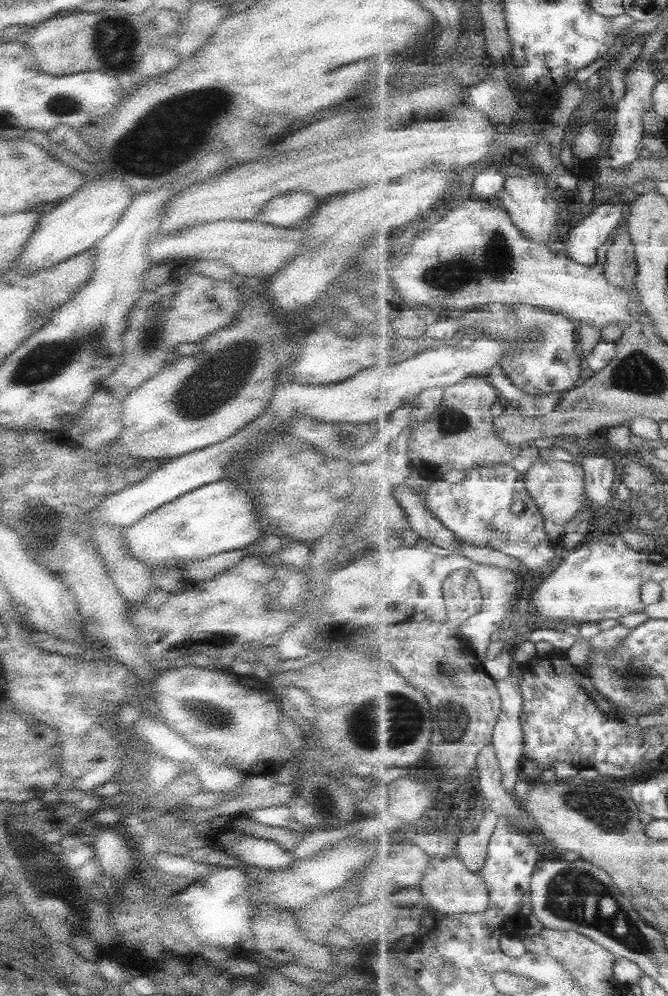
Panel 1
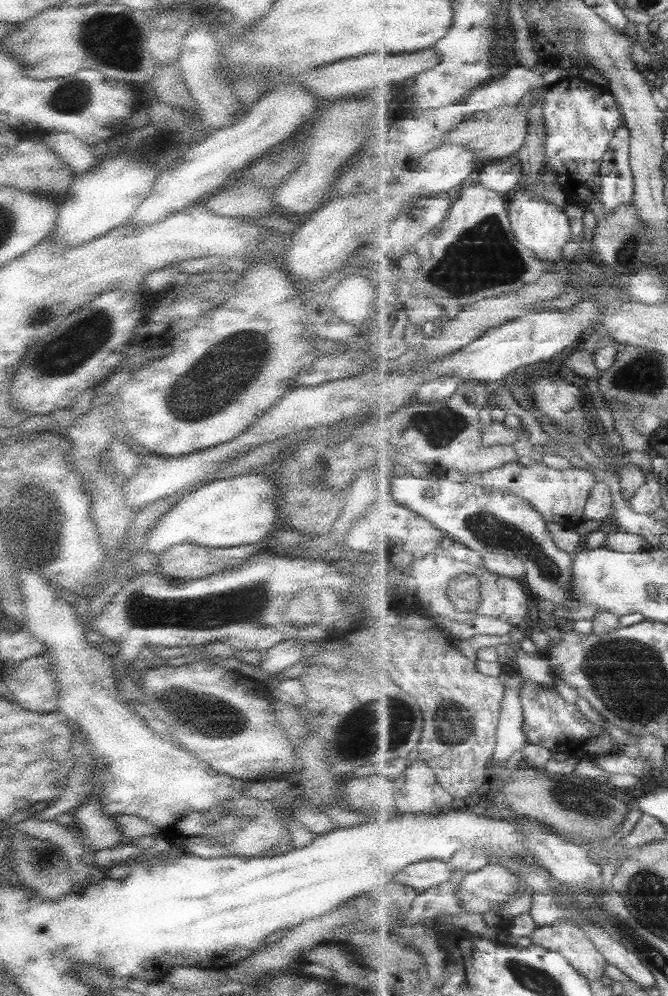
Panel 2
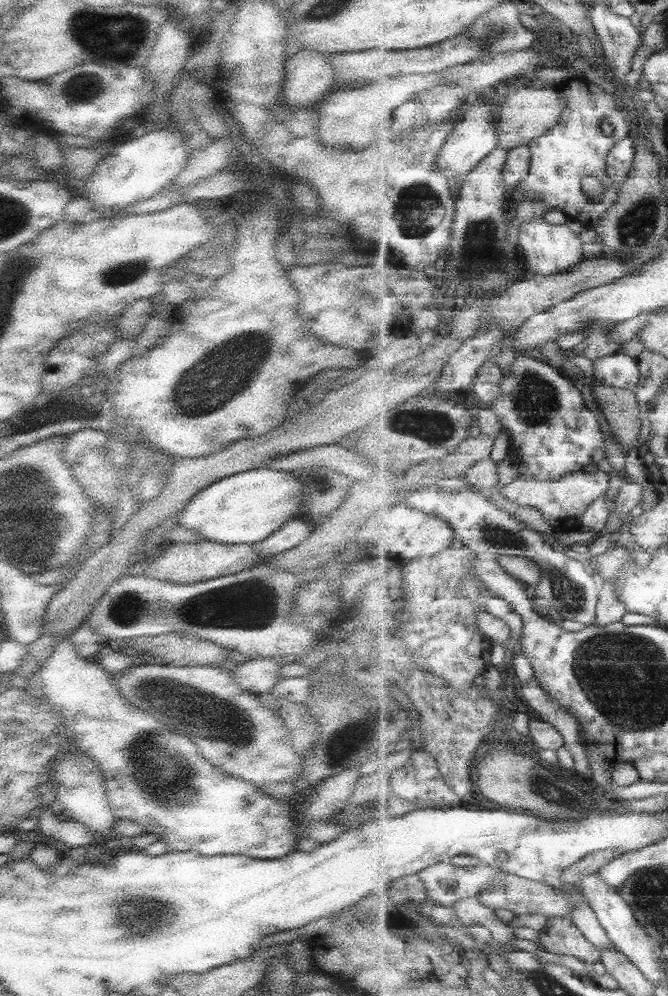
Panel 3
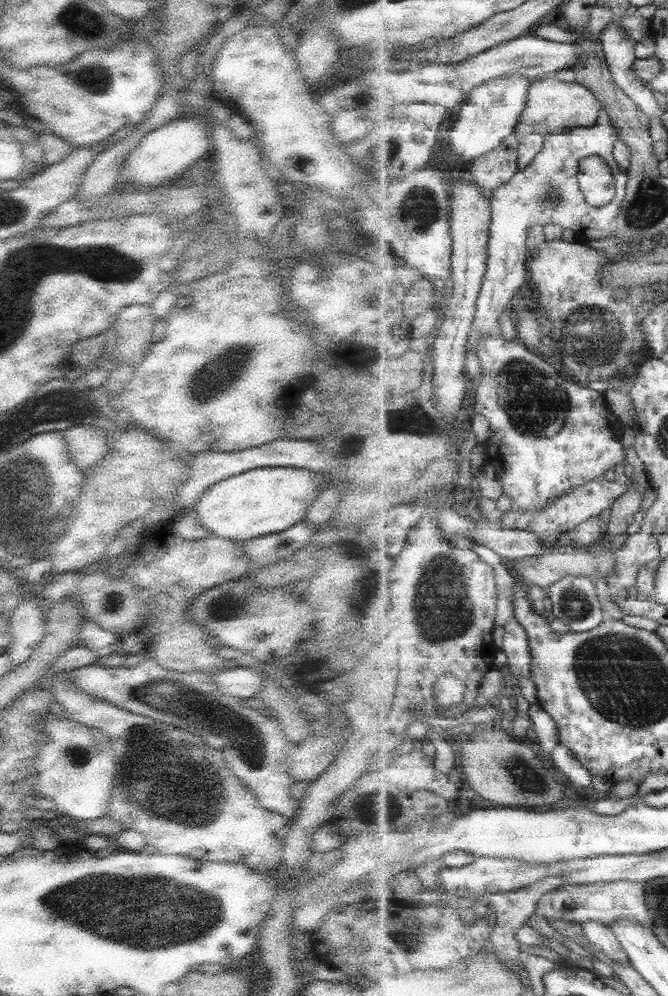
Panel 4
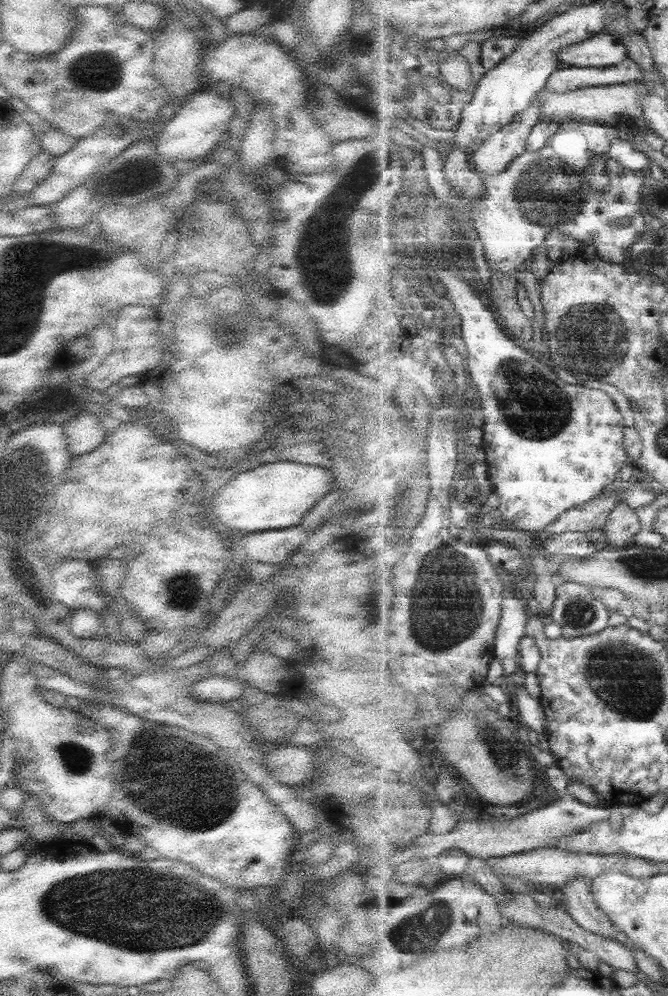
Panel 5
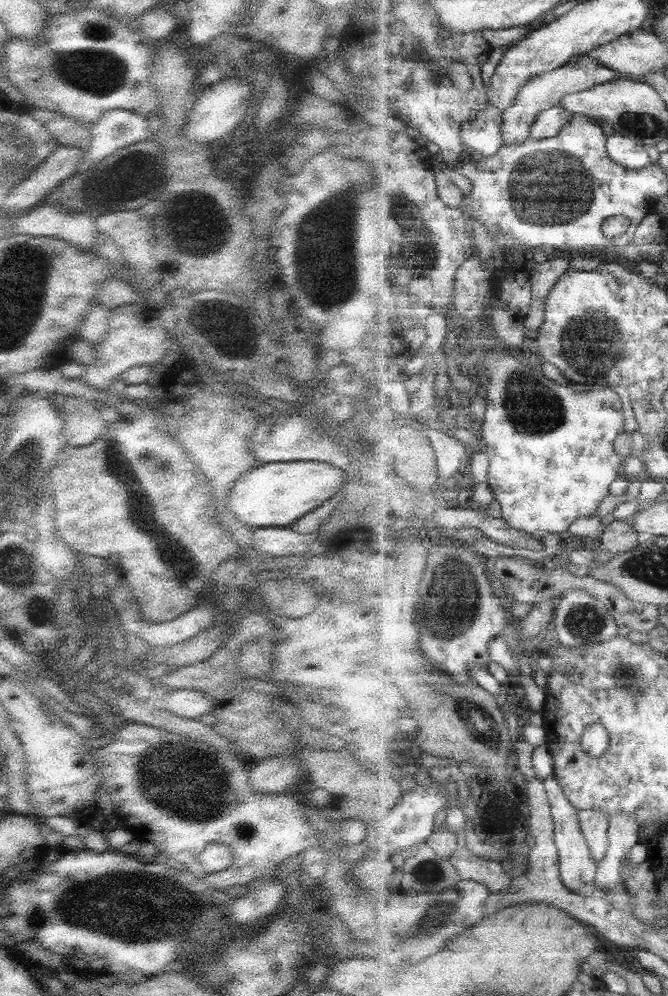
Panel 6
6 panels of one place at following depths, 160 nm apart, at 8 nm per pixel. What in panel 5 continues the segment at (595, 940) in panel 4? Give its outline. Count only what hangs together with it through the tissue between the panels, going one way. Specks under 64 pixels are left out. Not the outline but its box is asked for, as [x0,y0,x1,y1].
[560,876,630,945]

